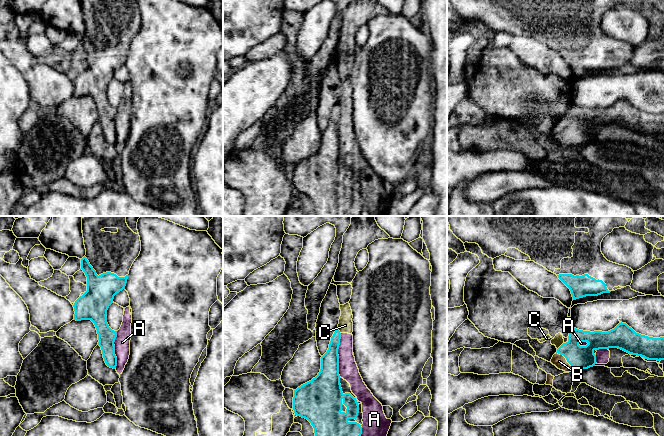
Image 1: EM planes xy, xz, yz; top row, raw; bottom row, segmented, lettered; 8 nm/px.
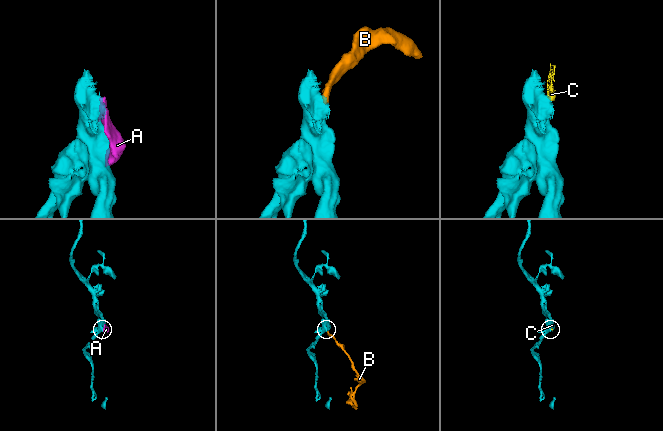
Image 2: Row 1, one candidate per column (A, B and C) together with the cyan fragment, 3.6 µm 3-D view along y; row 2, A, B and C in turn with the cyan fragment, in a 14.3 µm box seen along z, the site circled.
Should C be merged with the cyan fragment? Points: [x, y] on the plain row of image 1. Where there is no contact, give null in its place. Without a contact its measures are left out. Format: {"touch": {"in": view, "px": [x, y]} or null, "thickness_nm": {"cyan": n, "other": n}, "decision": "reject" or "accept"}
{"touch": {"in": "yz", "px": [560, 122]}, "thickness_nm": {"cyan": 190, "other": 90}, "decision": "reject"}

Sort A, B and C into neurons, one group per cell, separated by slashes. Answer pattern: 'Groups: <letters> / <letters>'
Groups: A C / B

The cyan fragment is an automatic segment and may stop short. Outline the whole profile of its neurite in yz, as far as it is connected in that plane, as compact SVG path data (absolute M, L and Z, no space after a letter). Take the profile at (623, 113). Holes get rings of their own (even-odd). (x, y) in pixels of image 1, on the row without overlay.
M621 98L608 108L572 104L568 117L557 125L550 138L565 148L578 148L595 142L595 126L609 124L618 124L648 136L664 136L664 113L641 111Z

